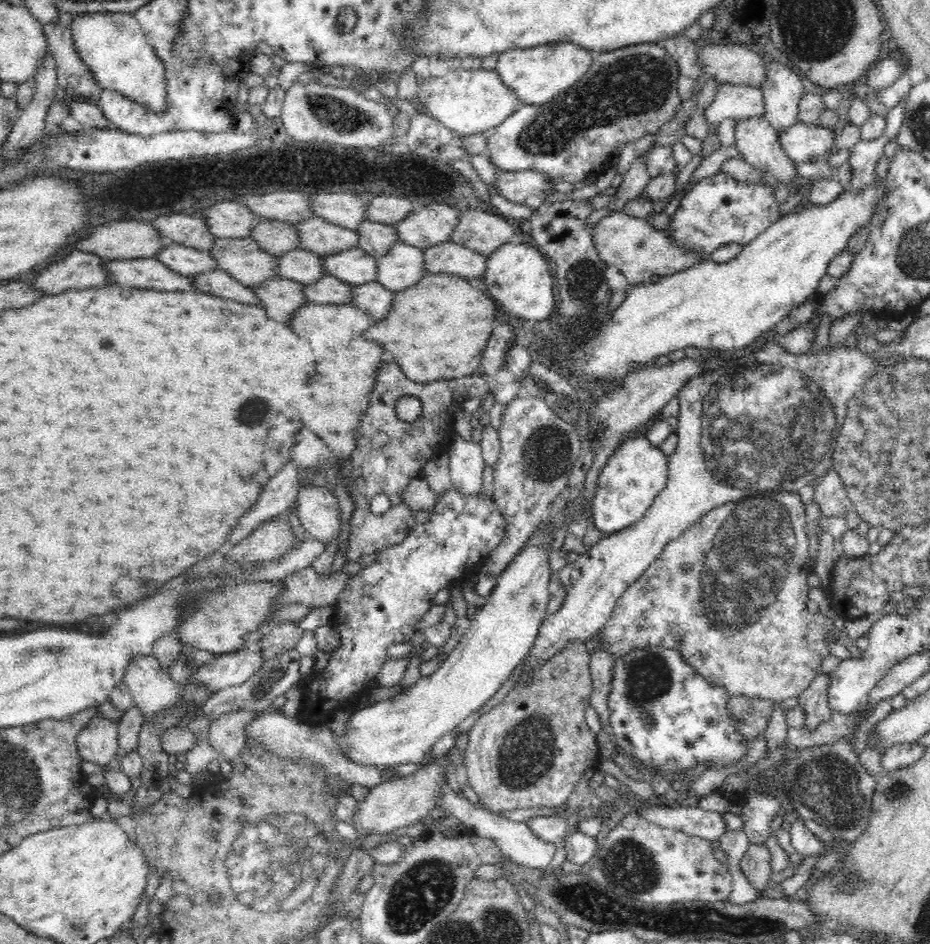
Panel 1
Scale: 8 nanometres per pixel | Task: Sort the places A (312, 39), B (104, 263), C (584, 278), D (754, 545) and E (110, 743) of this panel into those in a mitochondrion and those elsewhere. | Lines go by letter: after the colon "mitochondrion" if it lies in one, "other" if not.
A: other
B: other
C: mitochondrion
D: mitochondrion
E: other

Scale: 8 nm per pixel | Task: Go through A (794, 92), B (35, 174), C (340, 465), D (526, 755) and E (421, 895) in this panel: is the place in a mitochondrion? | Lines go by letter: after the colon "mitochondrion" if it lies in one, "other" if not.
A: other
B: other
C: other
D: mitochondrion
E: mitochondrion

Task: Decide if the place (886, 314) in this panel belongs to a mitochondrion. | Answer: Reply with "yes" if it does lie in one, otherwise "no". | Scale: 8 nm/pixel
no

